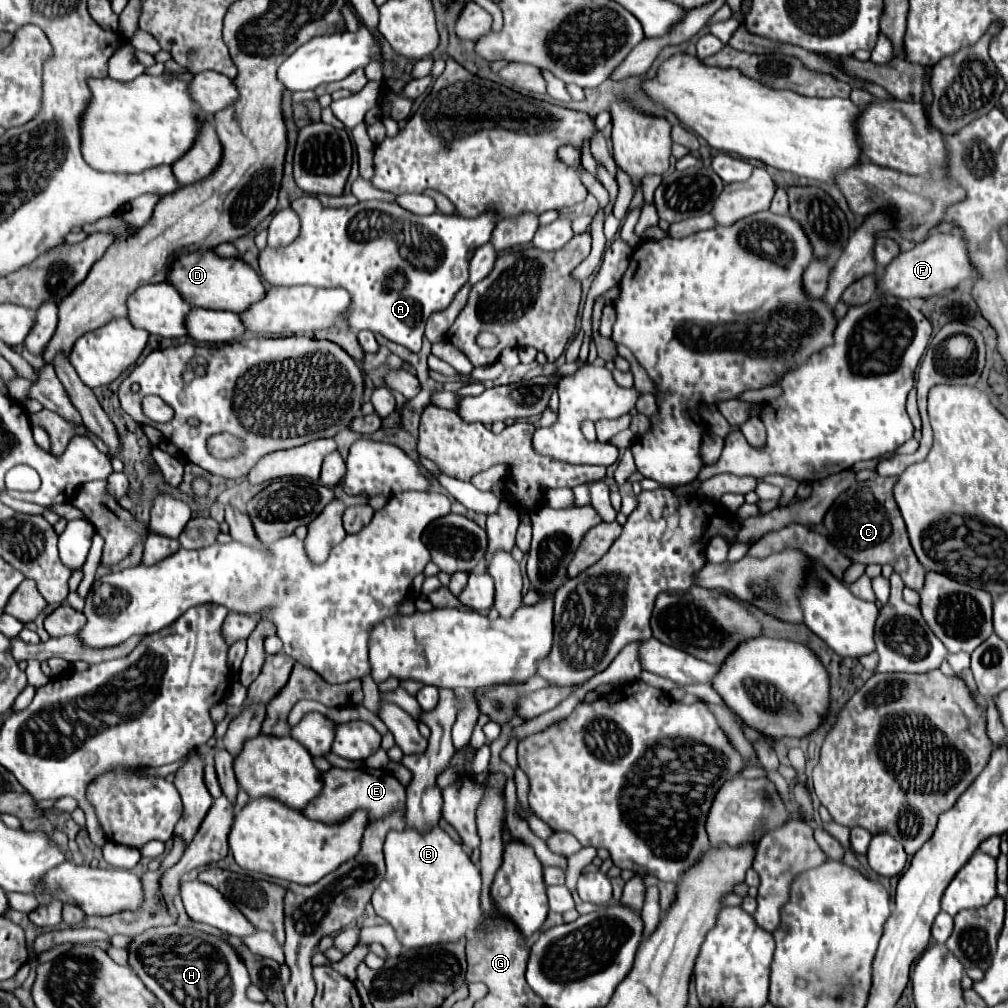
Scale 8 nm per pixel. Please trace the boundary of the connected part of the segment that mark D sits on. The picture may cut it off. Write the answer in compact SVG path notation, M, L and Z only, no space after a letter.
M201 250L187 256L181 256L167 278L181 290L181 296L193 306L209 308L209 310L231 310L245 312L251 304L265 298L265 286L261 276L241 258L219 258L213 250Z

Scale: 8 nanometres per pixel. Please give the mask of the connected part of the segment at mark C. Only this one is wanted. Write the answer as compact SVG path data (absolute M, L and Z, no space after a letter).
M877 476L873 480L857 482L845 490L823 518L823 526L833 546L853 564L891 564L903 578L905 586L921 590L925 582L925 568L917 560L905 530L905 522L893 502L893 482L897 478Z

